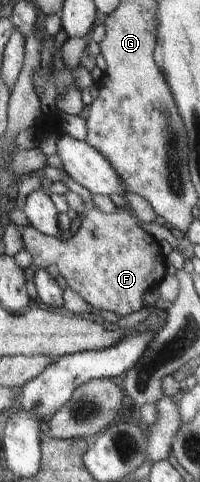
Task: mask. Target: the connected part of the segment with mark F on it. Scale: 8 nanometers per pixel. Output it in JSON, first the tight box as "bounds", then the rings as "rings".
{"bounds":[20,192,167,317],"rings":[[[132,192],[122,196],[124,206],[115,207],[109,214],[95,208],[89,210],[75,236],[52,237],[33,224],[20,227],[25,248],[38,268],[55,265],[68,286],[87,304],[120,317],[141,310],[145,292],[159,286],[166,276],[167,252],[167,248],[143,228],[143,224],[155,222],[153,207]]]}

